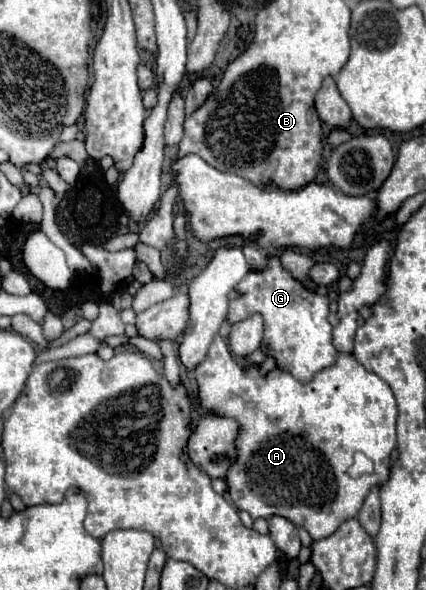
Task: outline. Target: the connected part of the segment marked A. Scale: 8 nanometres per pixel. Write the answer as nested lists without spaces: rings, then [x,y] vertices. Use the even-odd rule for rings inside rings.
[[[216,335],[206,359],[196,367],[196,381],[202,409],[238,419],[238,423],[242,423],[242,431],[238,431],[238,439],[234,441],[238,447],[238,459],[230,465],[230,471],[224,479],[232,503],[240,511],[250,513],[252,519],[270,519],[274,515],[282,515],[296,527],[304,527],[310,537],[318,541],[332,535],[342,521],[356,517],[368,491],[374,485],[384,483],[390,475],[390,459],[396,447],[396,399],[390,385],[362,367],[354,355],[338,353],[330,367],[314,375],[312,381],[302,383],[286,369],[276,367],[262,375],[258,363],[240,363],[232,355],[228,343]],[[358,451],[372,459],[374,473],[354,479],[348,475],[348,469],[354,453]]]

